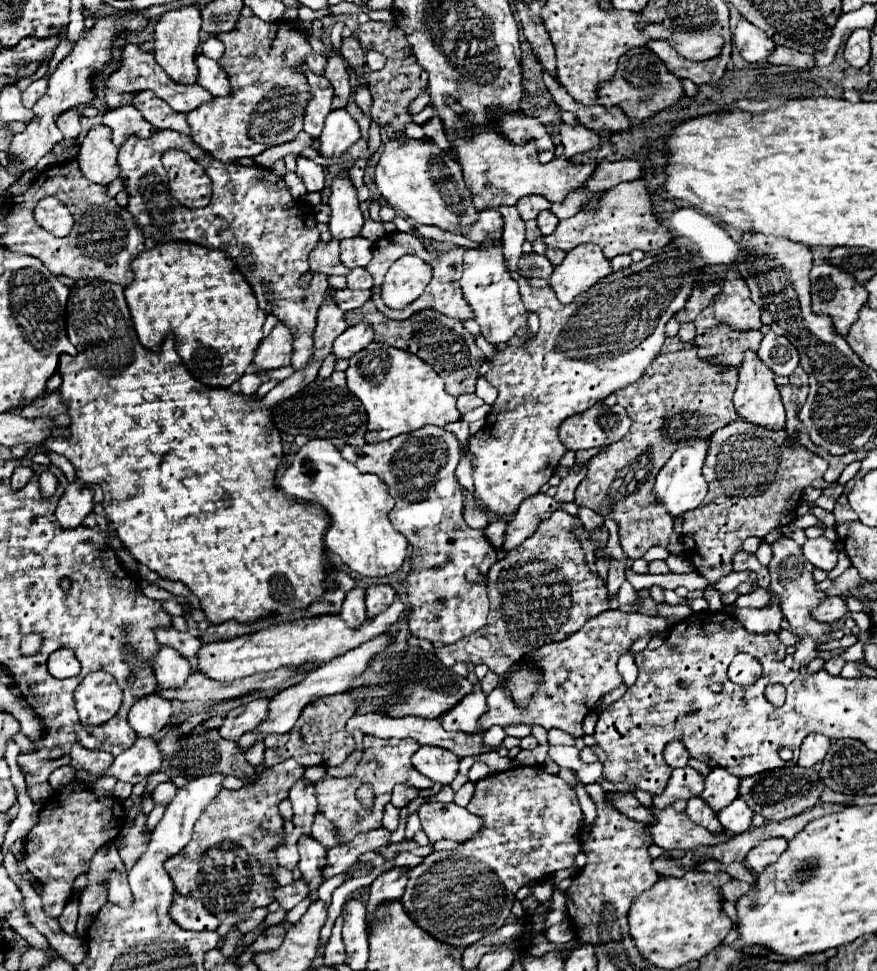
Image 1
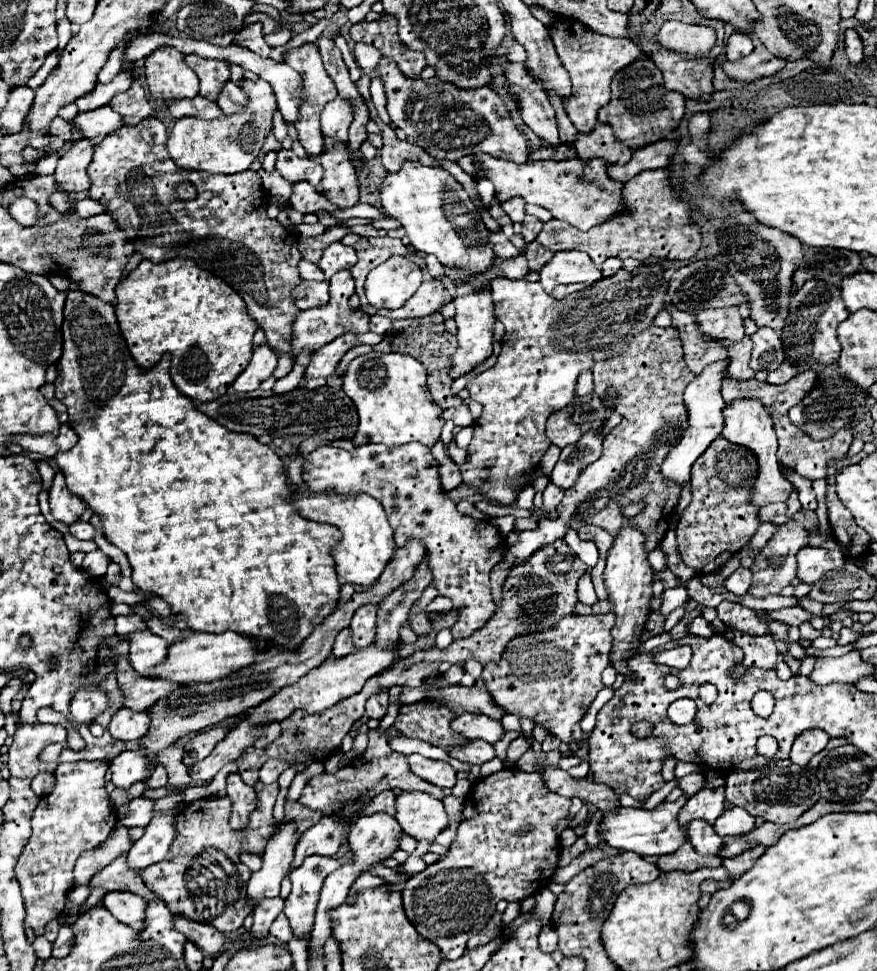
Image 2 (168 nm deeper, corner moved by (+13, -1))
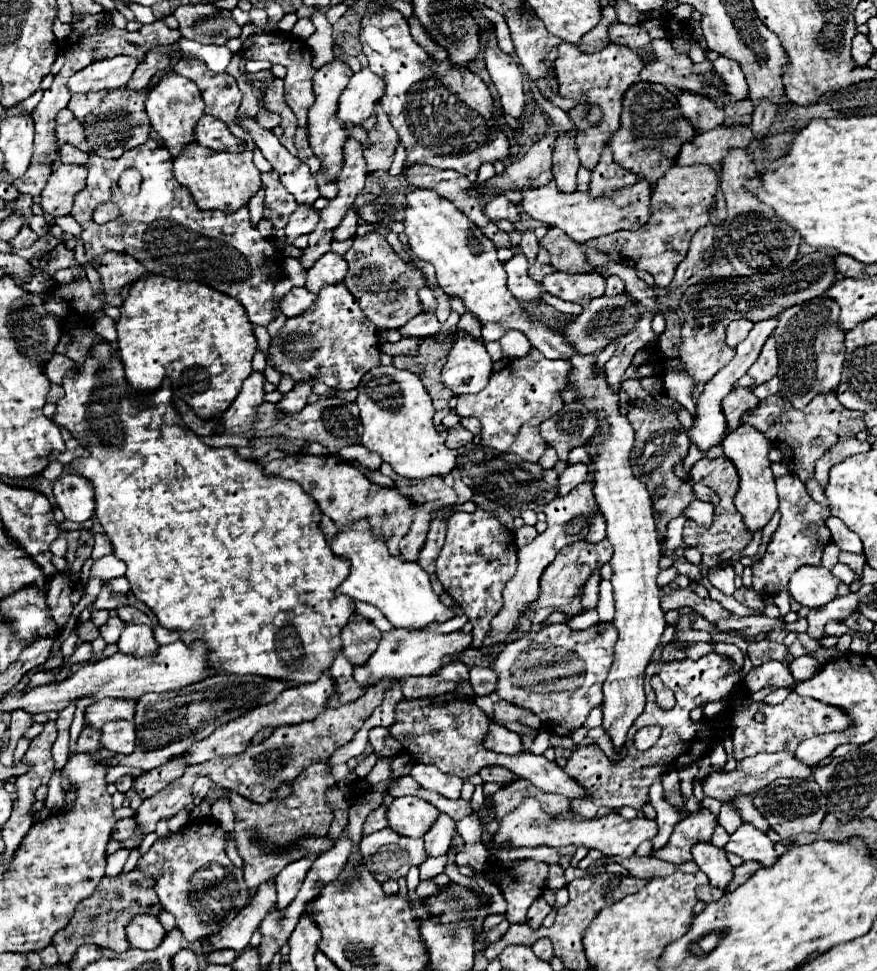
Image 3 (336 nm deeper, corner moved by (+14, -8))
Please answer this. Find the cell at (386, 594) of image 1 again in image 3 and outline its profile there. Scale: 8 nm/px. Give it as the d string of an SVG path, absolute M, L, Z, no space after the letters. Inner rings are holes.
M354 616L344 628L342 628L342 648L348 660L358 666L364 664L370 654L376 650L380 642L382 632L366 618Z

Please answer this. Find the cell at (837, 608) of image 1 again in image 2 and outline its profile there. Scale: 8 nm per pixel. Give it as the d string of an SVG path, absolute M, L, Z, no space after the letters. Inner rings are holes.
M795 605L795 607L787 607L787 609L777 609L777 611L769 611L769 619L771 621L779 621L785 625L801 625L805 621L809 621L811 613L807 613L803 607Z

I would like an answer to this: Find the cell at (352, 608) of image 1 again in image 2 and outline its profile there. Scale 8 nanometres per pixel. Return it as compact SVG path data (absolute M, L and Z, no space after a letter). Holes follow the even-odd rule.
M343 629L343 631L337 635L337 639L335 639L333 657L341 659L341 657L345 657L345 655L349 655L349 653L353 653L353 651L355 651L355 647L353 647L351 633L349 633L349 629Z

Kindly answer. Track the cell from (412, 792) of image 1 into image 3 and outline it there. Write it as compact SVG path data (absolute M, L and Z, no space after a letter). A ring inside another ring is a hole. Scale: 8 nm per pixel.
M378 806L376 810L372 810L364 822L364 834L372 834L372 832L378 832L382 828L388 826L388 820L386 820L386 806Z

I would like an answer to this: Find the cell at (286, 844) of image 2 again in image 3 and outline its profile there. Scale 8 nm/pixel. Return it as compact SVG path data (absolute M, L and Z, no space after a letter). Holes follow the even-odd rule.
M270 880L270 882L260 884L260 888L256 890L248 906L240 910L238 916L228 926L220 928L218 932L206 938L218 950L232 948L232 950L242 952L248 946L254 928L260 926L260 922L264 920L264 916L270 912L274 904L276 904L276 886L274 886L274 880Z

